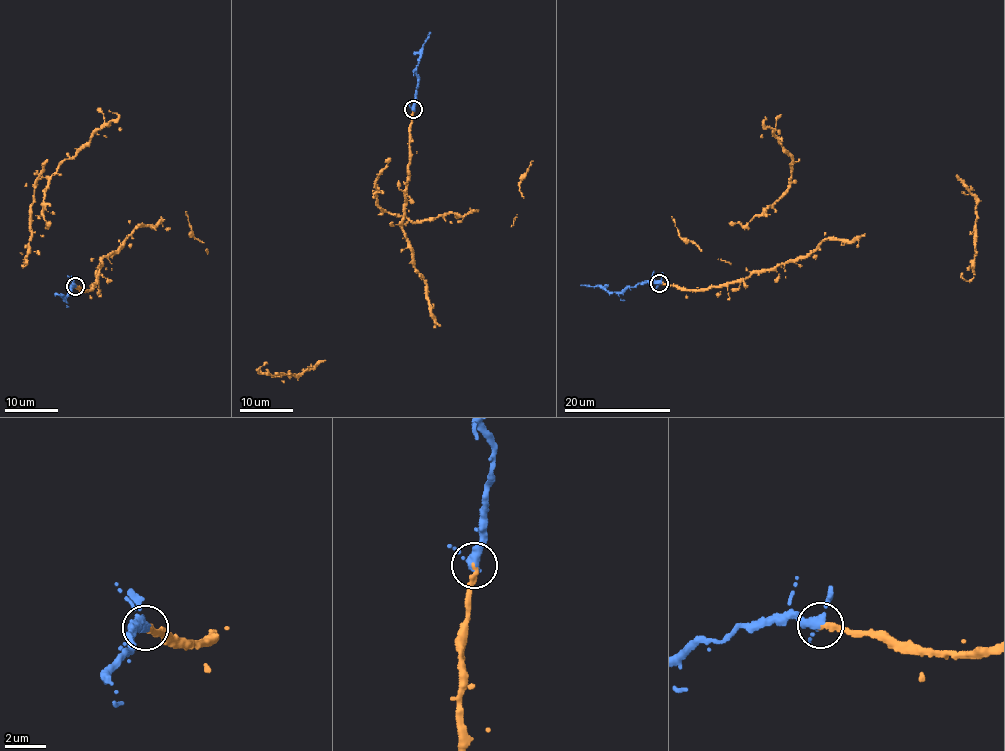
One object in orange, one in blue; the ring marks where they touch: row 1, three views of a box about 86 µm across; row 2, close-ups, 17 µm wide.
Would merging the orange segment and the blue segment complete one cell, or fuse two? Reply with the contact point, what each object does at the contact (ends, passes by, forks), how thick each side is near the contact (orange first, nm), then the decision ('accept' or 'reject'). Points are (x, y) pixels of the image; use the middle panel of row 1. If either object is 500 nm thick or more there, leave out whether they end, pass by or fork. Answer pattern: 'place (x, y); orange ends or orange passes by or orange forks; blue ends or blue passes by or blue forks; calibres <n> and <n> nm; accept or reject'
place (413, 109); orange ends; blue passes by; calibres 280 and 360 nm; accept

